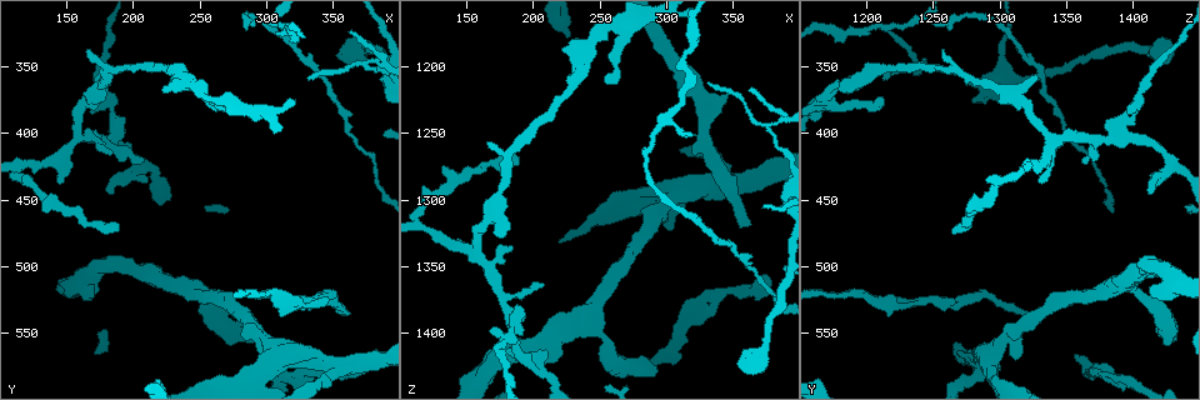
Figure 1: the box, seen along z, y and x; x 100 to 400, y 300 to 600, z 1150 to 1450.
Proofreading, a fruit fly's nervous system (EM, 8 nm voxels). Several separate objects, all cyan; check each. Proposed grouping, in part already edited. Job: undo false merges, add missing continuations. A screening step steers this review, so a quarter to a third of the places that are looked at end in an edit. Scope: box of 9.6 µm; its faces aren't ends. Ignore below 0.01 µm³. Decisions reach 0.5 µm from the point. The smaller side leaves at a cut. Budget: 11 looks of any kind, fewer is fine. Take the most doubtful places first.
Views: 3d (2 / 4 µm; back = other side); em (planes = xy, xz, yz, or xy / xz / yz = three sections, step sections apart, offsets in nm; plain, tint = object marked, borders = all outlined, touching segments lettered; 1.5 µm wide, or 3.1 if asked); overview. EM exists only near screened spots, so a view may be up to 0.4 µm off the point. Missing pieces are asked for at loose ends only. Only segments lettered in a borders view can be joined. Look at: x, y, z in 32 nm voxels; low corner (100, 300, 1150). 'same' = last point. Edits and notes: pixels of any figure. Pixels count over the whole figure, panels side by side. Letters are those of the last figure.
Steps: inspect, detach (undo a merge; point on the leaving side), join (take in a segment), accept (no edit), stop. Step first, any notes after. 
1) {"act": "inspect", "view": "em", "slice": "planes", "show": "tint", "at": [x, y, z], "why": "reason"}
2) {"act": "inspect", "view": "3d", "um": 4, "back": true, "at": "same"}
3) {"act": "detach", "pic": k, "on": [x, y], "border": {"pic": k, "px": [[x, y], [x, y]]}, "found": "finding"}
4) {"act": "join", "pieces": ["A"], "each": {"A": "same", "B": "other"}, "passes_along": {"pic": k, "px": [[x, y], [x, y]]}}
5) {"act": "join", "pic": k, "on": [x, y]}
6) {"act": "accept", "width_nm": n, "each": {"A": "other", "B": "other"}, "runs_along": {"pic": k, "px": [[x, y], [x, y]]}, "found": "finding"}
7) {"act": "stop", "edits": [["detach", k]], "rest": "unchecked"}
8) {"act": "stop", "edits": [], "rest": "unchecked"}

{"act": "inspect", "view": "3d", "um": 4, "at": [288, 552, 1432], "why": "end of a long branch"}

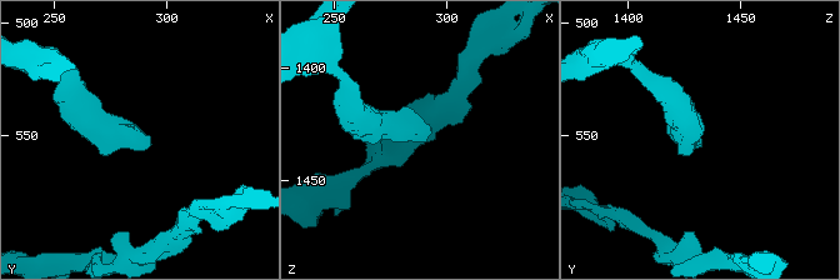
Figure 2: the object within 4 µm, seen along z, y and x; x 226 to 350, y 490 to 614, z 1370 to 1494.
{"act": "inspect", "view": "em", "slice": "planes", "show": "borders", "at": [289, 553, 1434], "why": "shape alone is not enough"}

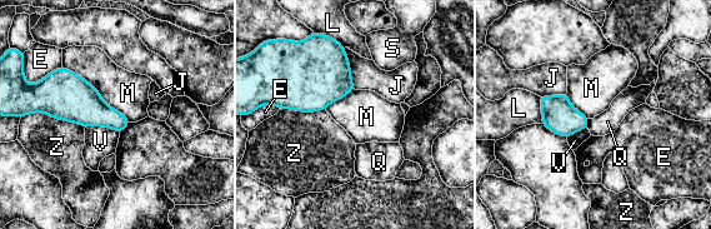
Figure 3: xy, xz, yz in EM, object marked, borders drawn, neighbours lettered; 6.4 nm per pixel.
{"act": "accept", "each": {"E": "other", "J": "other", "L": "other", "M": "other", "Q": "other", "S": "other", "V": "other", "Z": "other"}, "border": {"pic": 3, "px": [[589, 119], [586, 128]]}, "found": "none of them fits"}

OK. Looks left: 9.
{"act": "inspect", "view": "em", "slice": "planes", "show": "borders", "at": [224, 368, 1188], "why": "free end"}

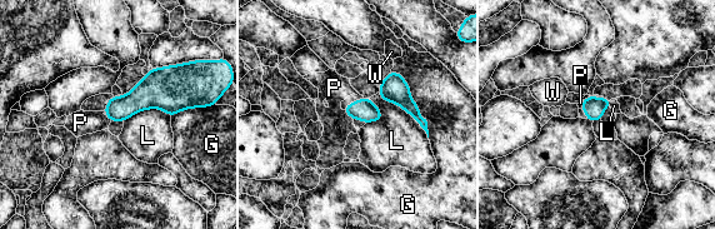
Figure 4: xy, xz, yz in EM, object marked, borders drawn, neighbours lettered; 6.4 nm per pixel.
{"act": "join", "pic": 4, "on": [334, 88], "longest_contact_nm": ["G", 500], "each": {"G": "other", "L": "other", "P": "same", "W": "other"}, "found": "the neuron continues"}

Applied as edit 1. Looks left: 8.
{"act": "inspect", "view": "overview"}

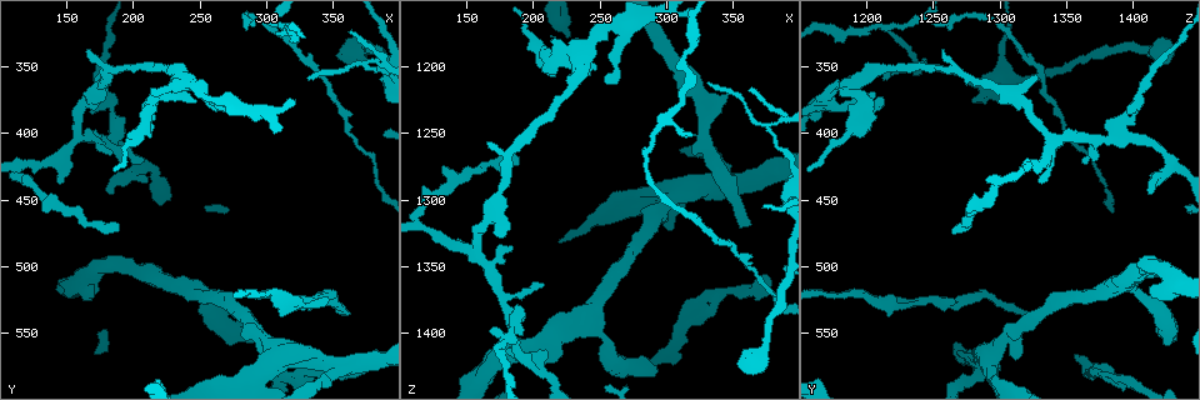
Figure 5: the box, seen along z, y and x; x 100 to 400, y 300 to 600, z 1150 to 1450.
{"act": "inspect", "view": "3d", "um": 4, "at": [212, 432, 1414], "why": "free end"}

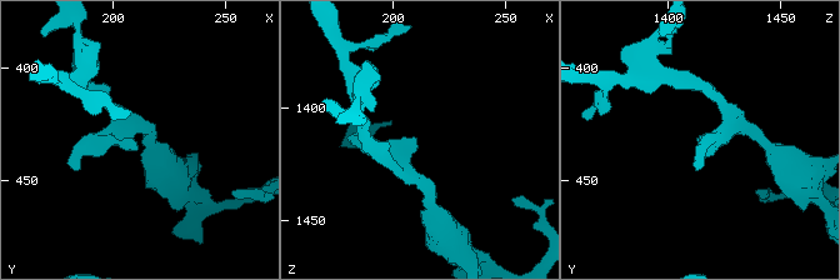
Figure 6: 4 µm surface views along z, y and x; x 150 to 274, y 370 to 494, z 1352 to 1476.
{"act": "inspect", "view": "em", "slice": "planes", "show": "plain", "at": [211, 432, 1414]}

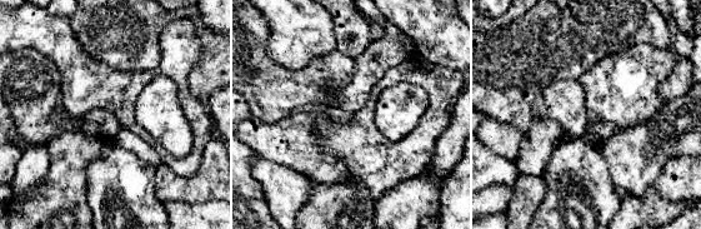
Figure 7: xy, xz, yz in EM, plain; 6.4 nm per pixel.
{"act": "inspect", "view": "em", "slice": "planes", "show": "borders", "at": "same"}

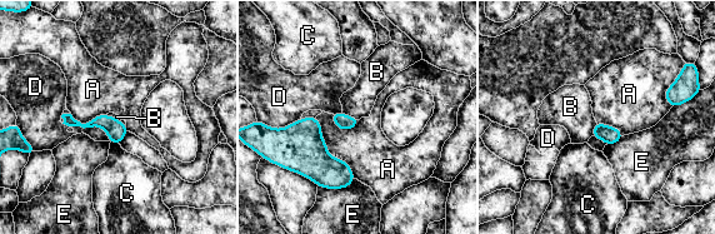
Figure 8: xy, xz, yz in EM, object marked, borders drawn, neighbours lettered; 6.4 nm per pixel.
{"act": "accept", "each": {"A": "other", "B": "other", "C": "other", "D": "other", "E": "other"}, "border": {"pic": 8, "px": [[315, 118], [326, 150], [355, 178]]}, "found": "no lettered segment goes on from it"}

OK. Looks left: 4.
{"act": "inspect", "view": "3d", "um": 4, "at": [376, 336, 1404], "why": "thick turns thin"}

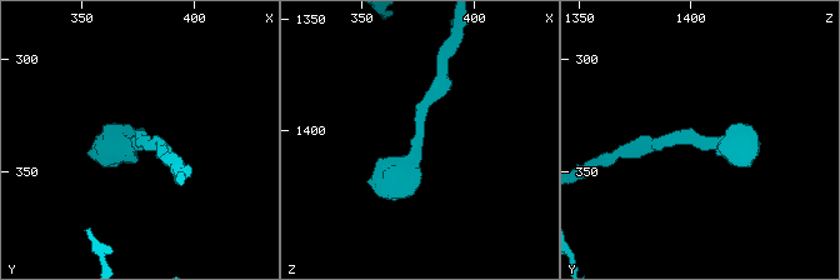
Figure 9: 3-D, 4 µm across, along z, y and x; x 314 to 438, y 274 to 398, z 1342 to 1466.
{"act": "inspect", "view": "em", "slice": "planes", "show": "tint", "at": [375, 338, 1406], "arm_widths_nm": [170, 400]}

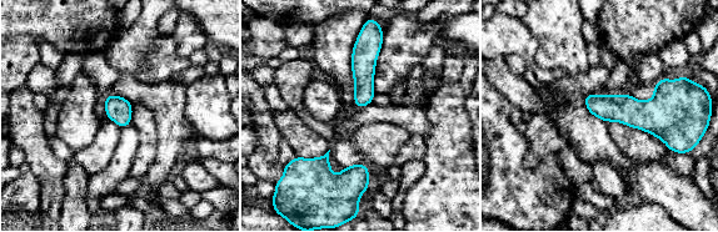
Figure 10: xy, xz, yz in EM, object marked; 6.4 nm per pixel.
{"act": "inspect", "view": "em", "slice": "planes", "show": "borders", "at": "same"}

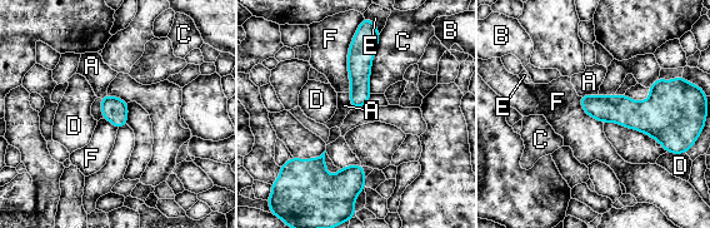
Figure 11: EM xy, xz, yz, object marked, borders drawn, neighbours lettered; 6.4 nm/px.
{"act": "accept", "each": {"A": "other", "B": "other", "C": "other", "D": "other", "E": "other", "F": "other"}, "found": "all the same neuron"}

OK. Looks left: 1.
{"act": "stop", "edits": [["join", 4]], "rest": "unchecked"}

